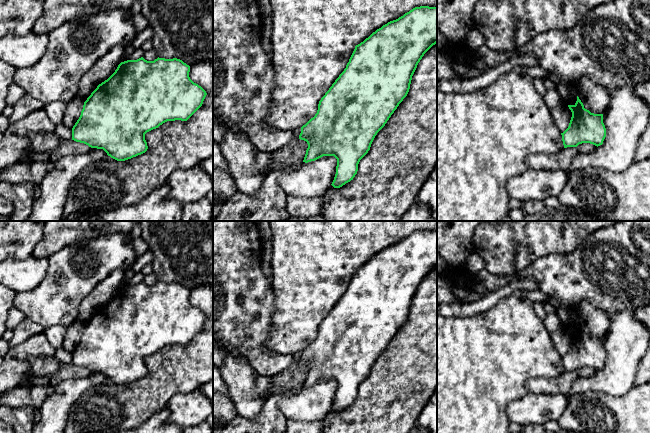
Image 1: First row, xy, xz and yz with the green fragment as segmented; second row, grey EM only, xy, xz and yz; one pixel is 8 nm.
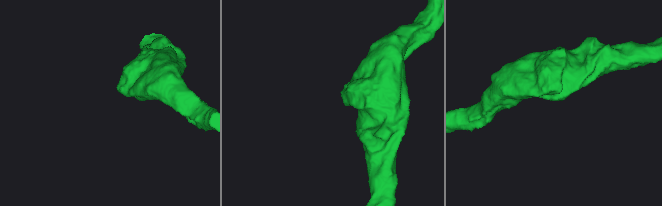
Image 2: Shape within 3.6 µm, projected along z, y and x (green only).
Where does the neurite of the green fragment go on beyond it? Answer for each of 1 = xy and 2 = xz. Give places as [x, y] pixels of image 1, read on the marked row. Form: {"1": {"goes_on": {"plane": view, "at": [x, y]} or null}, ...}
{"1": {"goes_on": null}, "2": {"goes_on": null}}

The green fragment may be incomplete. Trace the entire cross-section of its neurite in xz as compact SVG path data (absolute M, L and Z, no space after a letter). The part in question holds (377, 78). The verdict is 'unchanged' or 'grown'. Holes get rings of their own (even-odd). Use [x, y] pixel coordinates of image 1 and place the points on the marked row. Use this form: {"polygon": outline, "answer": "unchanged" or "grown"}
{"polygon": "M420 6L383 25L356 45L346 68L319 101L315 116L301 127L299 139L308 144L303 162L315 161L323 156L334 156L337 159L337 166L331 185L340 188L353 180L358 171L358 164L370 150L375 136L407 96L418 63L436 43L437 6Z", "answer": "unchanged"}

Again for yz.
{"polygon": "M577 96L574 105L568 105L572 117L568 128L561 133L564 148L577 147L582 143L600 146L606 137L606 128L603 123L603 114L594 114L584 108Z", "answer": "unchanged"}

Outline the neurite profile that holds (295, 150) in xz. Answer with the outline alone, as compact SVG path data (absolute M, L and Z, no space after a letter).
M299 135L294 136L287 145L272 152L272 165L267 170L267 175L275 170L286 169L297 162L303 162L308 144L301 140Z

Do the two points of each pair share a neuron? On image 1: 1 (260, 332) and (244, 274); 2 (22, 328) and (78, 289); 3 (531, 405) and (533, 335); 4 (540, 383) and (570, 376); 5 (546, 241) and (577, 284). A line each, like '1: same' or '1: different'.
1: same
2: different
3: different
4: same
5: different

